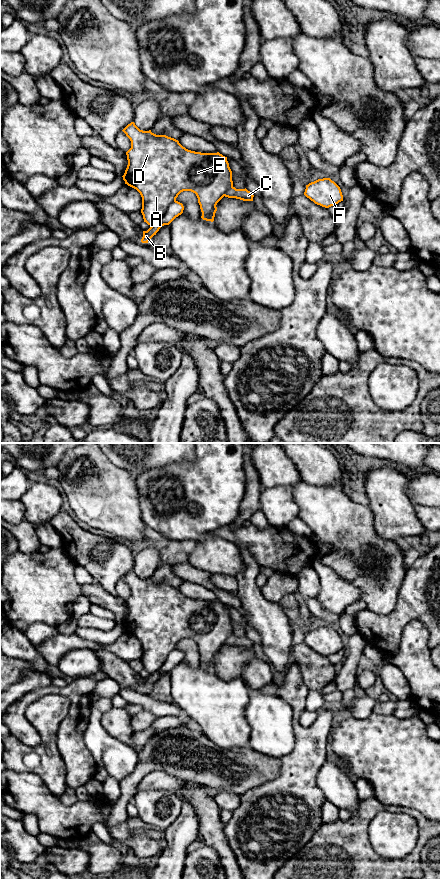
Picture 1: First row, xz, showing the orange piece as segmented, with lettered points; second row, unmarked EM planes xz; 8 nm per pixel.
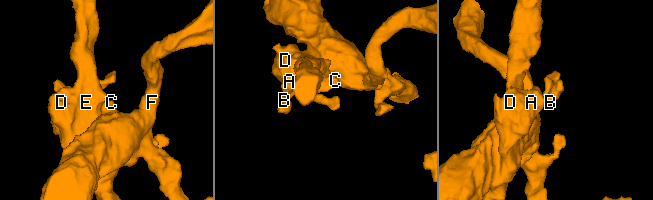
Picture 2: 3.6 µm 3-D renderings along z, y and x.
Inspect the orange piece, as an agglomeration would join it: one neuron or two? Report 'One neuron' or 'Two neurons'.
Two neurons

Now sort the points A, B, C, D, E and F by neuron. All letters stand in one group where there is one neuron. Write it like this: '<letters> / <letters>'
A D E / B C F

